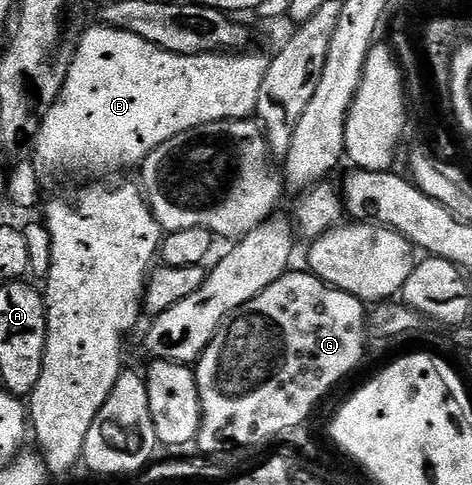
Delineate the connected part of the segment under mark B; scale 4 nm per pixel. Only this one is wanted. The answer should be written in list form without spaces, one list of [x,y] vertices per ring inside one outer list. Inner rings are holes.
[[[96,24],[95,27],[84,29],[83,37],[79,39],[79,47],[75,53],[73,64],[69,68],[69,76],[63,85],[63,91],[59,100],[49,108],[49,112],[39,123],[39,130],[35,133],[33,147],[35,146],[35,158],[40,171],[55,174],[58,170],[88,170],[91,176],[107,176],[110,170],[119,170],[122,166],[134,167],[142,163],[153,148],[165,144],[165,140],[173,140],[173,136],[181,136],[198,126],[204,126],[210,122],[225,122],[233,118],[250,119],[255,114],[257,96],[261,92],[261,80],[265,80],[268,59],[252,52],[220,52],[218,54],[174,54],[168,50],[157,48],[157,44],[149,44],[141,36],[137,36],[128,30],[119,30],[116,26]]]

